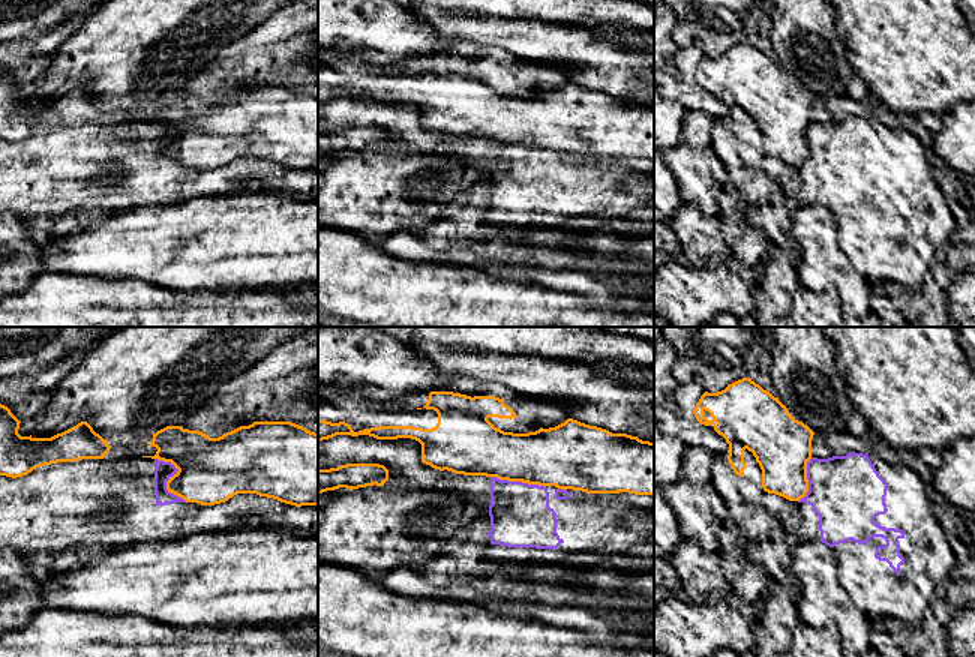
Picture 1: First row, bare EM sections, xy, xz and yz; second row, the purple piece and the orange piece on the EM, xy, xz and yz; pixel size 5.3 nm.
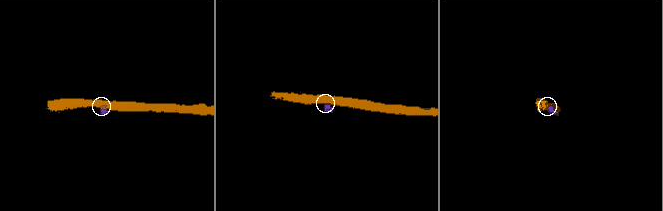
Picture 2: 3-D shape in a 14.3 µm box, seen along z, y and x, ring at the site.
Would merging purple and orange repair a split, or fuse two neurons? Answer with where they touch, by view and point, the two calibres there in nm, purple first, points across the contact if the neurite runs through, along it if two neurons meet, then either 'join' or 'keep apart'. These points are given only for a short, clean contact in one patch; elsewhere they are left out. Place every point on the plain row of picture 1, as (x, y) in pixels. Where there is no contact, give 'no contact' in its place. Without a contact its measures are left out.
xy (171, 140) | 100/360 nm | along xy (155, 122), (177, 134), (167, 152), (186, 165) | keep apart

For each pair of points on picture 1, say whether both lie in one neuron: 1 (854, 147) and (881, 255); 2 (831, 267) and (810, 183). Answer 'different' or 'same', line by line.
1: same
2: different

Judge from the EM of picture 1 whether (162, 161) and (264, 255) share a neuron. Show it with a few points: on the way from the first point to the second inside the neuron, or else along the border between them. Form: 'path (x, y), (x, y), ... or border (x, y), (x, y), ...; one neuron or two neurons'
border (234, 194), (197, 195), (165, 206); two neurons

